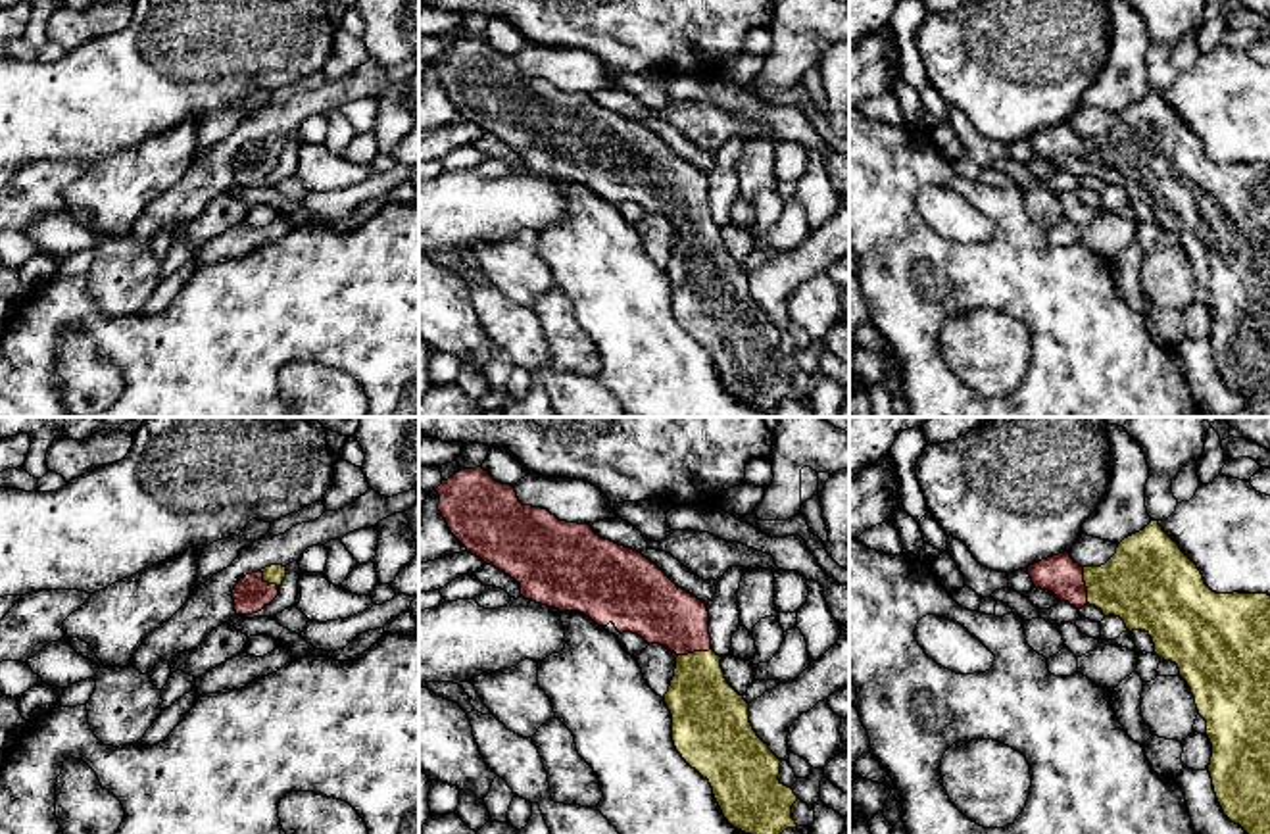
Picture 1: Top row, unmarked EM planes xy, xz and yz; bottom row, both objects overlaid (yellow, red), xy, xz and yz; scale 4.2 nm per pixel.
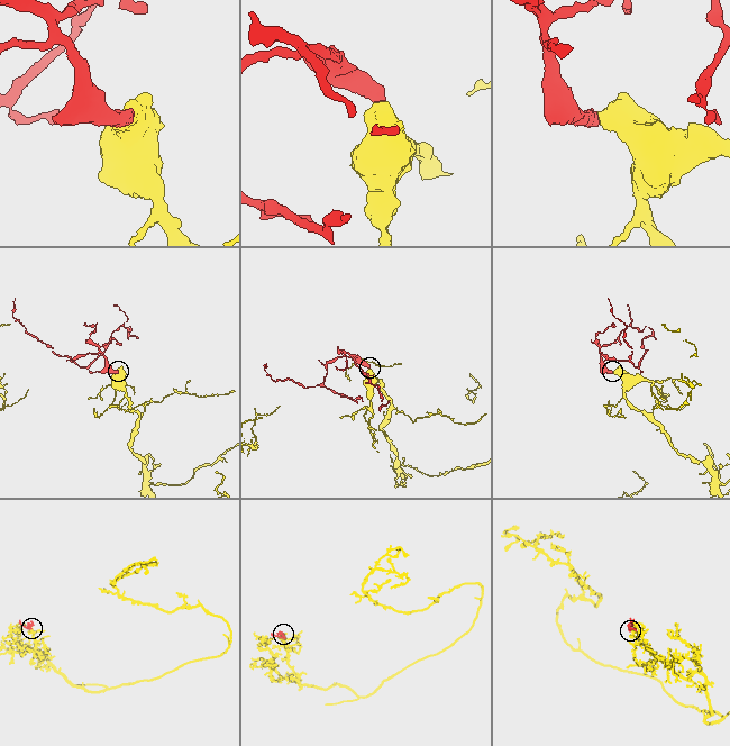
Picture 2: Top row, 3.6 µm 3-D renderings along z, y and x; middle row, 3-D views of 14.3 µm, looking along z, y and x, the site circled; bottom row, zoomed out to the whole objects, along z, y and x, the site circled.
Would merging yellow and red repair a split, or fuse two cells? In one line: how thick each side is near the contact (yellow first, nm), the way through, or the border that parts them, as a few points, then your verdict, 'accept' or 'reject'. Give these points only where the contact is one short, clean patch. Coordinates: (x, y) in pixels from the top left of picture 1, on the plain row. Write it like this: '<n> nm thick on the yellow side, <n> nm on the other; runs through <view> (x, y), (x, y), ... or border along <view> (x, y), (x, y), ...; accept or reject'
360 nm thick on the yellow side, 160 nm on the other; runs through yz (1146, 152), (1086, 154), (1074, 154), (1063, 147); accept

